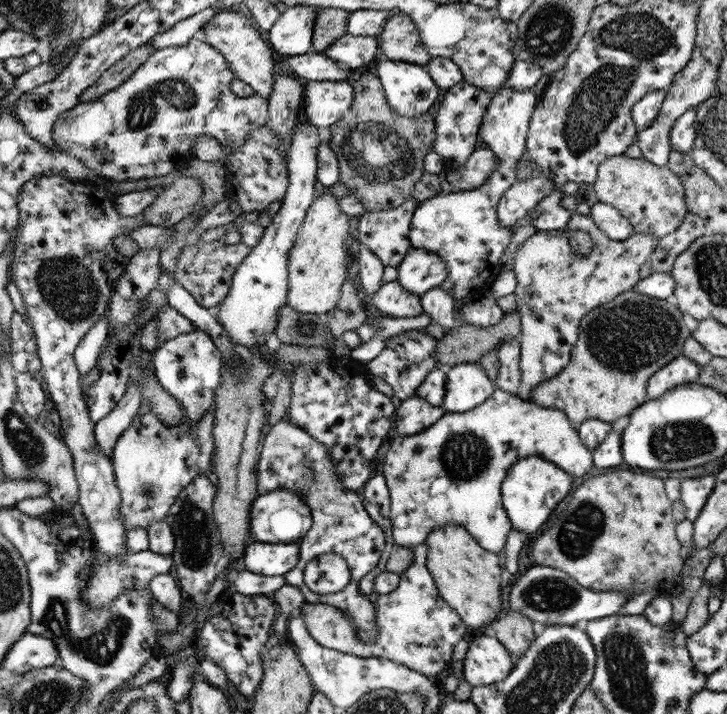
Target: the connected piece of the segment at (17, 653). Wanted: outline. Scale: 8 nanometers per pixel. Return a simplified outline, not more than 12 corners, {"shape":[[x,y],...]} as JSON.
{"shape":[[26,631],[2,668],[15,676],[57,663],[50,638]]}

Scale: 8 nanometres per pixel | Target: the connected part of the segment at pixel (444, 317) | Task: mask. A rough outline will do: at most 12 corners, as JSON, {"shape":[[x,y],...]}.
{"shape":[[436,286],[420,300],[432,325],[448,331],[456,324],[458,304]]}

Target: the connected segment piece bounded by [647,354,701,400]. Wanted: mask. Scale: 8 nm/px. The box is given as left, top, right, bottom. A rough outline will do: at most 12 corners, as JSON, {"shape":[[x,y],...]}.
{"shape":[[683,354],[648,379],[647,398],[699,378],[700,365]]}

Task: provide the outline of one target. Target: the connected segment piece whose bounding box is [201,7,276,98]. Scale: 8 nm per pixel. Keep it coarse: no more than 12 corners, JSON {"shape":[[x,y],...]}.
{"shape":[[241,8],[216,12],[203,40],[262,98],[273,93],[273,47]]}

